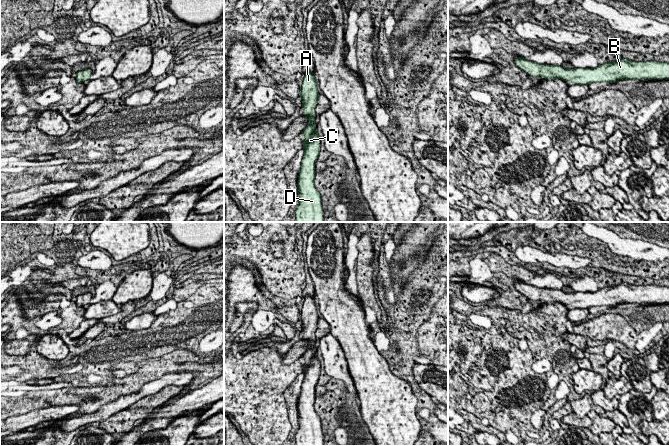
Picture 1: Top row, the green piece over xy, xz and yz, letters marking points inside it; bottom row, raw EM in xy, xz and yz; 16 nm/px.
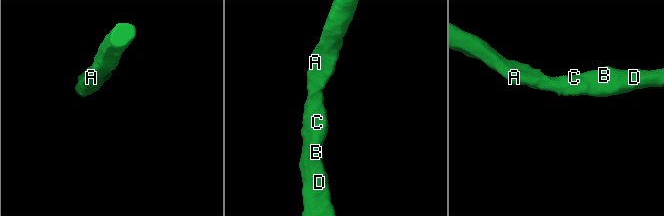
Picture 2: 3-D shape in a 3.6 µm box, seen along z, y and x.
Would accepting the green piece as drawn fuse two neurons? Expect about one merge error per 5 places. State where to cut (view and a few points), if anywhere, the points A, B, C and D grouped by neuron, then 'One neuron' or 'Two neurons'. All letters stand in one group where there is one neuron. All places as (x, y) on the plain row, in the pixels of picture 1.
No split. Groups: A B C D. One neuron

